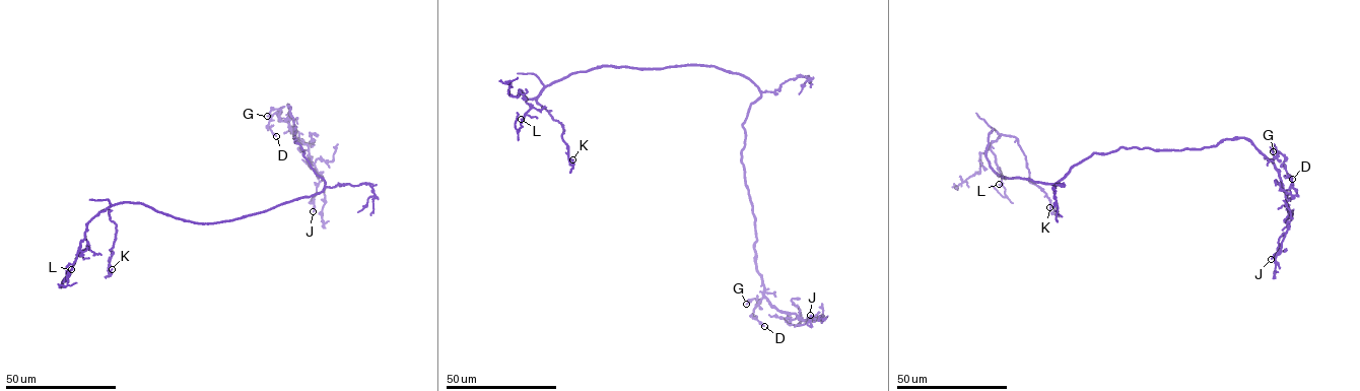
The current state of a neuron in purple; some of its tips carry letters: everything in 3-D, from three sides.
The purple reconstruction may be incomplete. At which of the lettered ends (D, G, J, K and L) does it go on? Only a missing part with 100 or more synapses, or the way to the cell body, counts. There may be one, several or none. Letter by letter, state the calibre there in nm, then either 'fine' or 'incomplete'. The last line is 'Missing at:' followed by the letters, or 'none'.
D: calibre 90 nm; fine
G: calibre 110 nm; fine
J: calibre 130 nm; fine
K: calibre 100 nm; fine
L: calibre 60 nm; fine
Missing at: none

